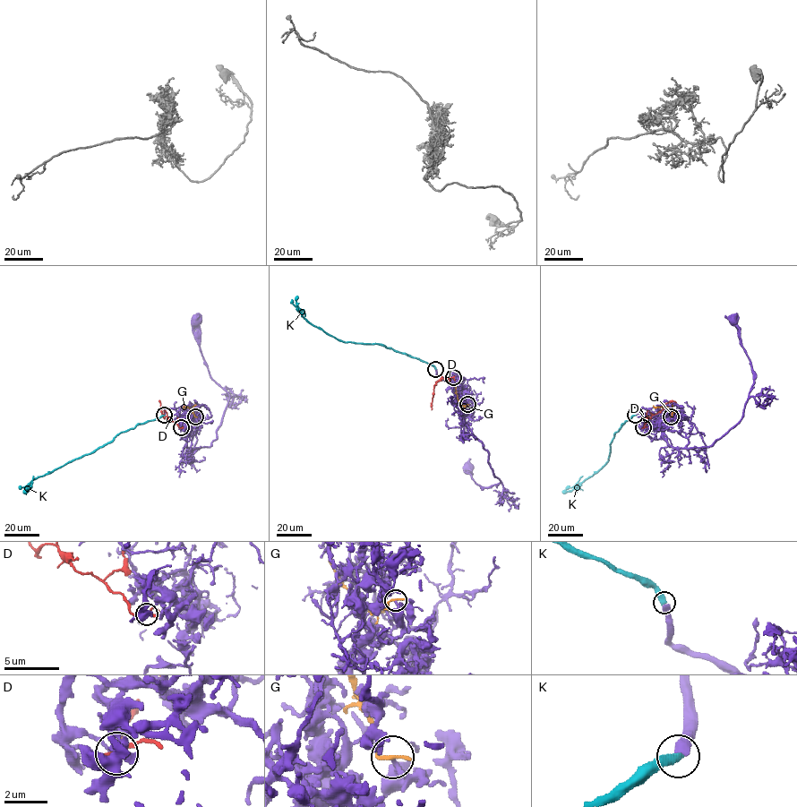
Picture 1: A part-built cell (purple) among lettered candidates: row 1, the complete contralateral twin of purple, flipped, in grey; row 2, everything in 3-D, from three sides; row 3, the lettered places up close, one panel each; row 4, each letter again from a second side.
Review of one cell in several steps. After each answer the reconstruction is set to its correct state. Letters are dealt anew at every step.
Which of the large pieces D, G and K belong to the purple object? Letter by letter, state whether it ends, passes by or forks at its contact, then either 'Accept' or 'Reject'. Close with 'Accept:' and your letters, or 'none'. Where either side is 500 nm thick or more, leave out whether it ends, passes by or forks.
D: It passes by. Reject
G: It ends there. Reject
K: It ends there. Accept
Accept: K

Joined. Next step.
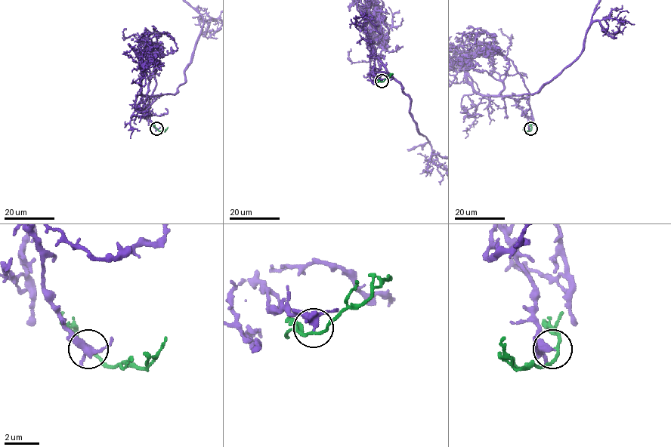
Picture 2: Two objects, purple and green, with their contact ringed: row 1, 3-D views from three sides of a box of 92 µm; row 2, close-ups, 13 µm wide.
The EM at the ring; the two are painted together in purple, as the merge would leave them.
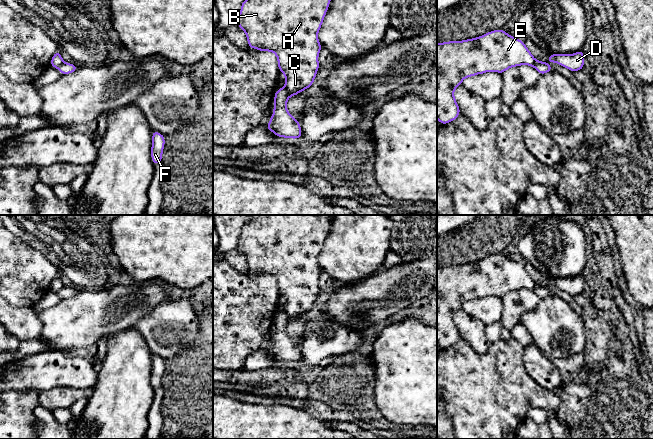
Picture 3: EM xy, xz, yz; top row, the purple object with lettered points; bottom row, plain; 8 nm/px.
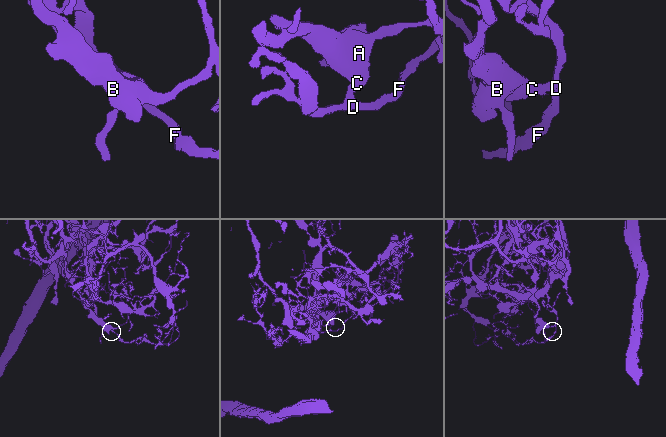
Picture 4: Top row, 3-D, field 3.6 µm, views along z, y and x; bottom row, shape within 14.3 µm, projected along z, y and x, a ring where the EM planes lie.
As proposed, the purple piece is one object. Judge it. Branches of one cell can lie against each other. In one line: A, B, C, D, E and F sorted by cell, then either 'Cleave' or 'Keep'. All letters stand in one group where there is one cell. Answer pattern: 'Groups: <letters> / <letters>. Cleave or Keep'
Groups: A B C E / D F. Cleave

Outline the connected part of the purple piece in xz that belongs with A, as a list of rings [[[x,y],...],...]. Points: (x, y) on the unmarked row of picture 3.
[[[259,215],[246,222],[241,228],[237,250],[247,260],[249,272],[258,275],[272,275],[277,280],[278,294],[285,299],[287,324],[308,313],[314,307],[319,293],[318,280],[322,270],[318,257],[324,245],[332,222],[332,215]]]

